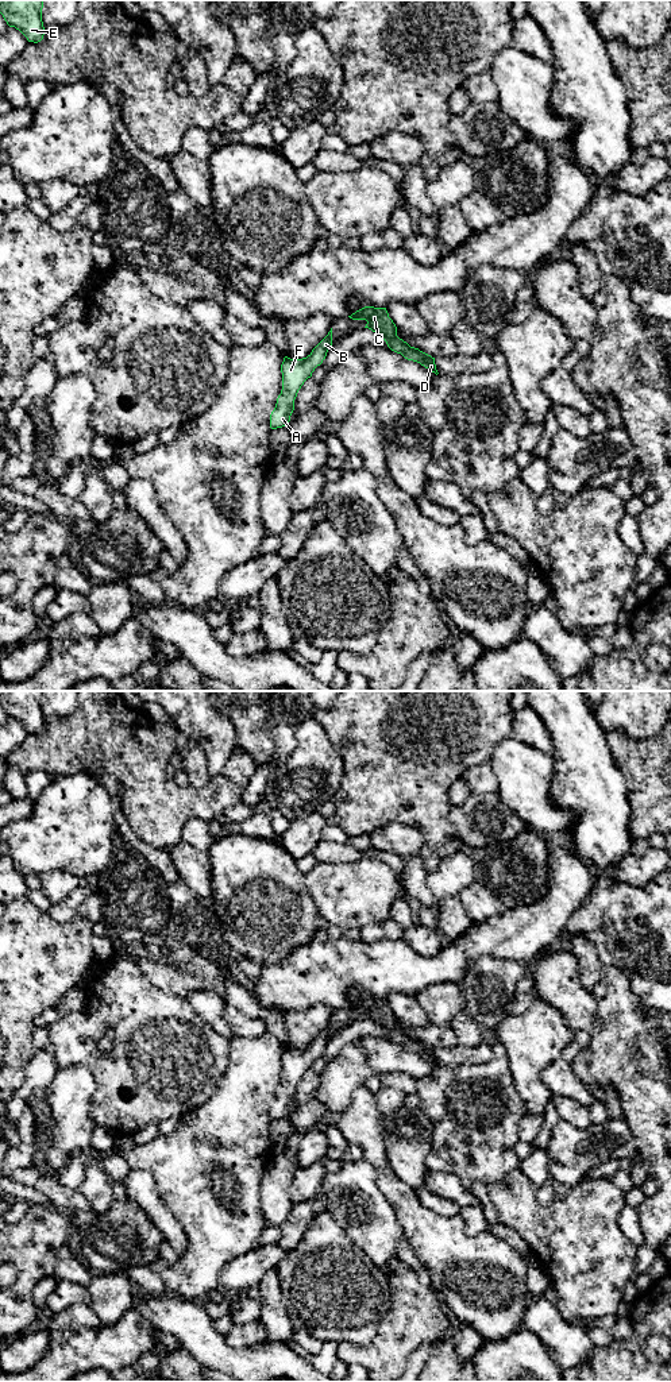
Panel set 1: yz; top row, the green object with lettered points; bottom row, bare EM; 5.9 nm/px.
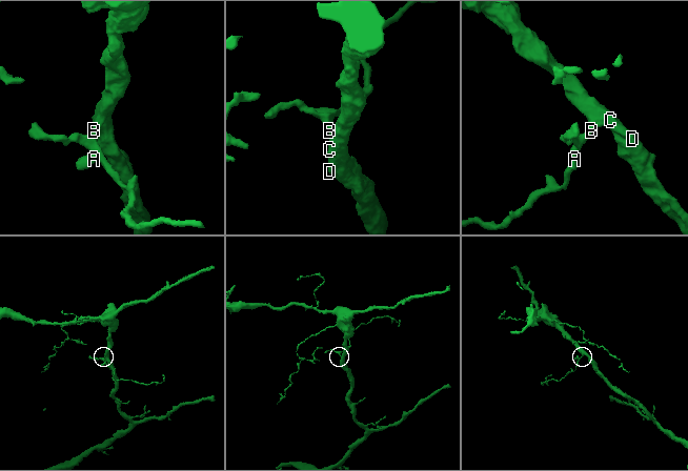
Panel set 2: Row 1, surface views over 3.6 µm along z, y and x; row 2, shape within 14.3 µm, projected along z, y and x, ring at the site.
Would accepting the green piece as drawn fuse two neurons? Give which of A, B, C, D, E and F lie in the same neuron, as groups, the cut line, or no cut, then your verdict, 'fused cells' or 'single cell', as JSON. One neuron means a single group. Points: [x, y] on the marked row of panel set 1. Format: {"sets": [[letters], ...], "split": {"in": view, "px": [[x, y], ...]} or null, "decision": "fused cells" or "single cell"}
{"sets": [["A", "B", "C", "D", "E", "F"]], "split": null, "decision": "single cell"}

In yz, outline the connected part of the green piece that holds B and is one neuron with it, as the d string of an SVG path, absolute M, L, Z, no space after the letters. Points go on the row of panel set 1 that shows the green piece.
M332 328L328 335L302 359L284 358L281 364L282 390L270 414L270 428L277 429L289 424L294 410L294 399L304 382L312 377L317 366L323 363L332 347Z

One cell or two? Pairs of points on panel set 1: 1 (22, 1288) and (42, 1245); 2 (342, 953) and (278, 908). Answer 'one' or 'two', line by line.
1: one
2: two

